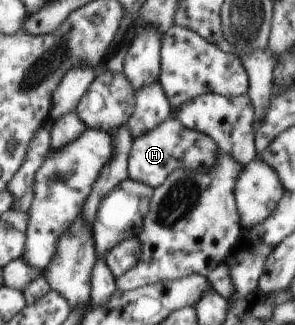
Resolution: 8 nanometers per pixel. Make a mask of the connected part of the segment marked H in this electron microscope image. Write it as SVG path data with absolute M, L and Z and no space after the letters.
M170 118L132 142L128 155L128 178L155 189L177 168L189 168L199 172L209 170L217 162L220 152L213 138L185 128L179 120Z

